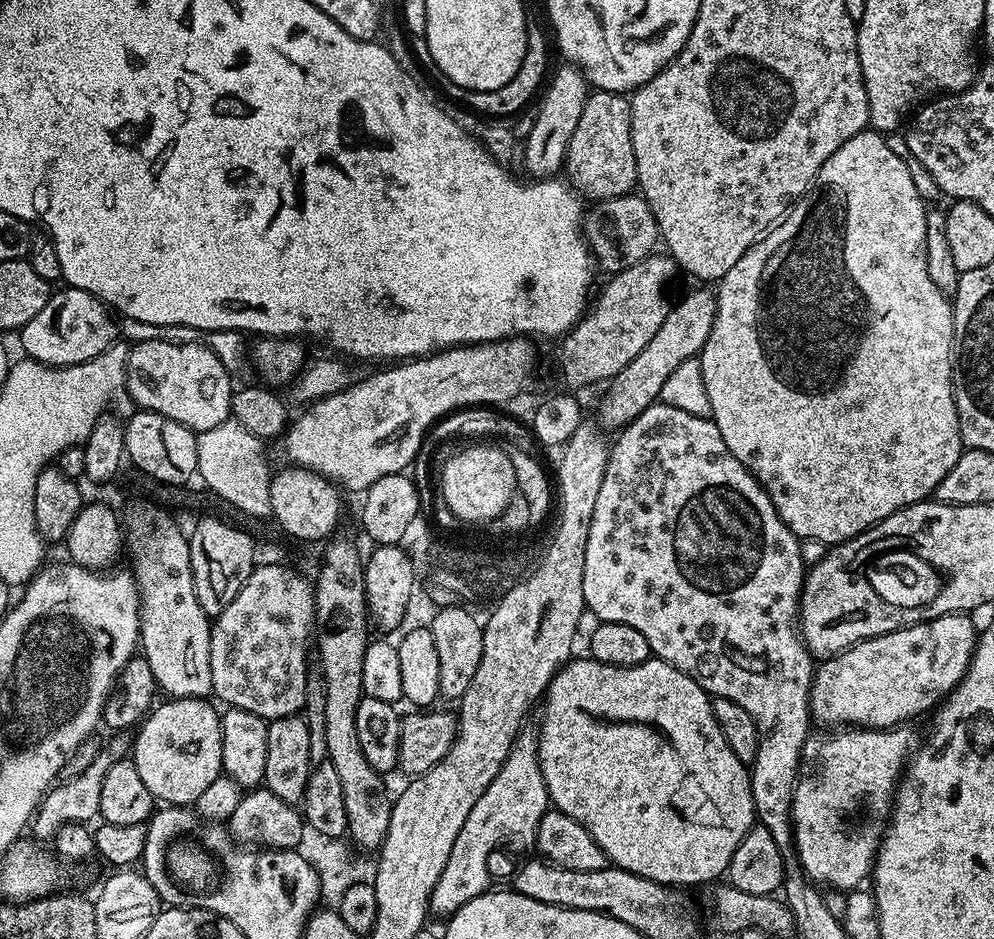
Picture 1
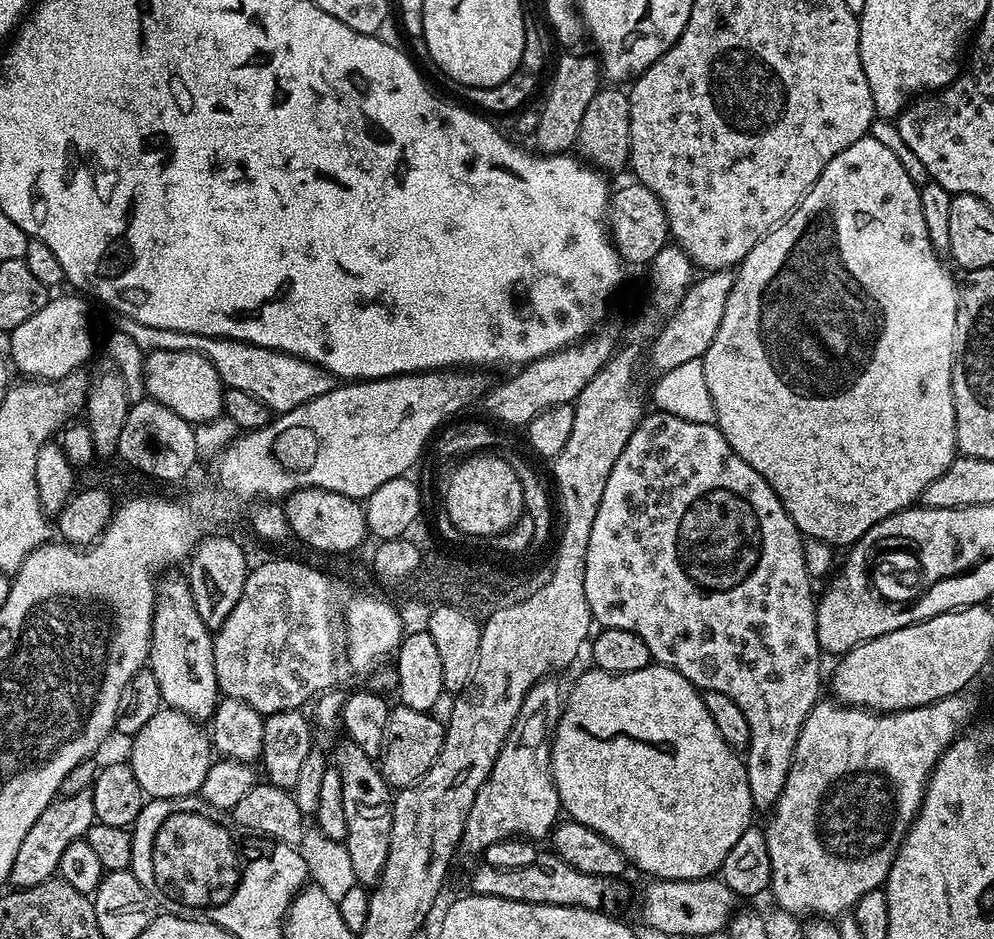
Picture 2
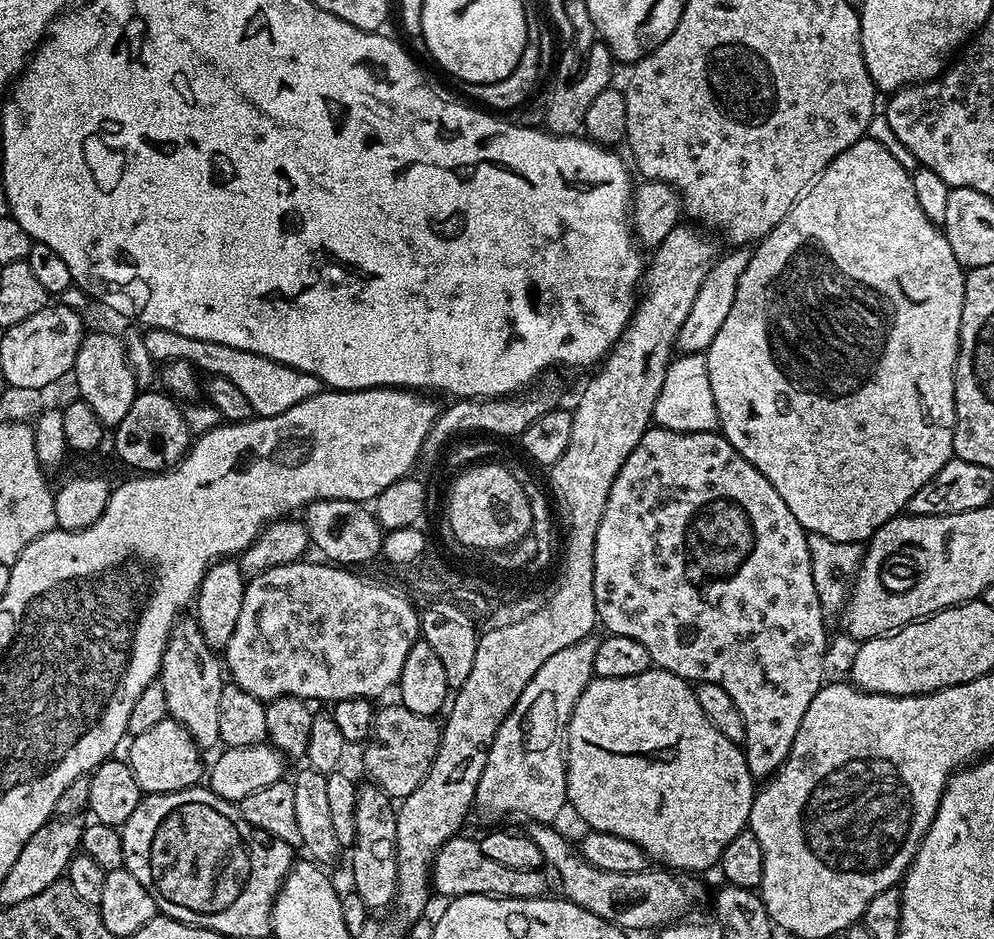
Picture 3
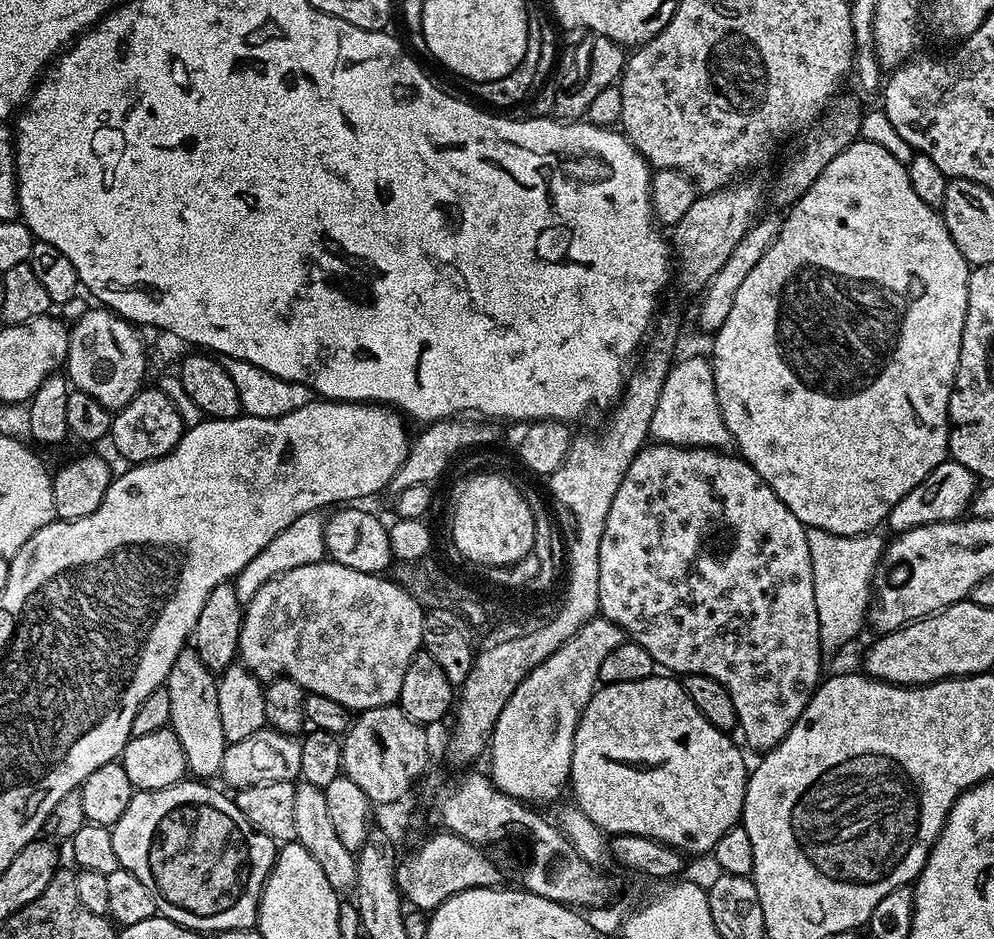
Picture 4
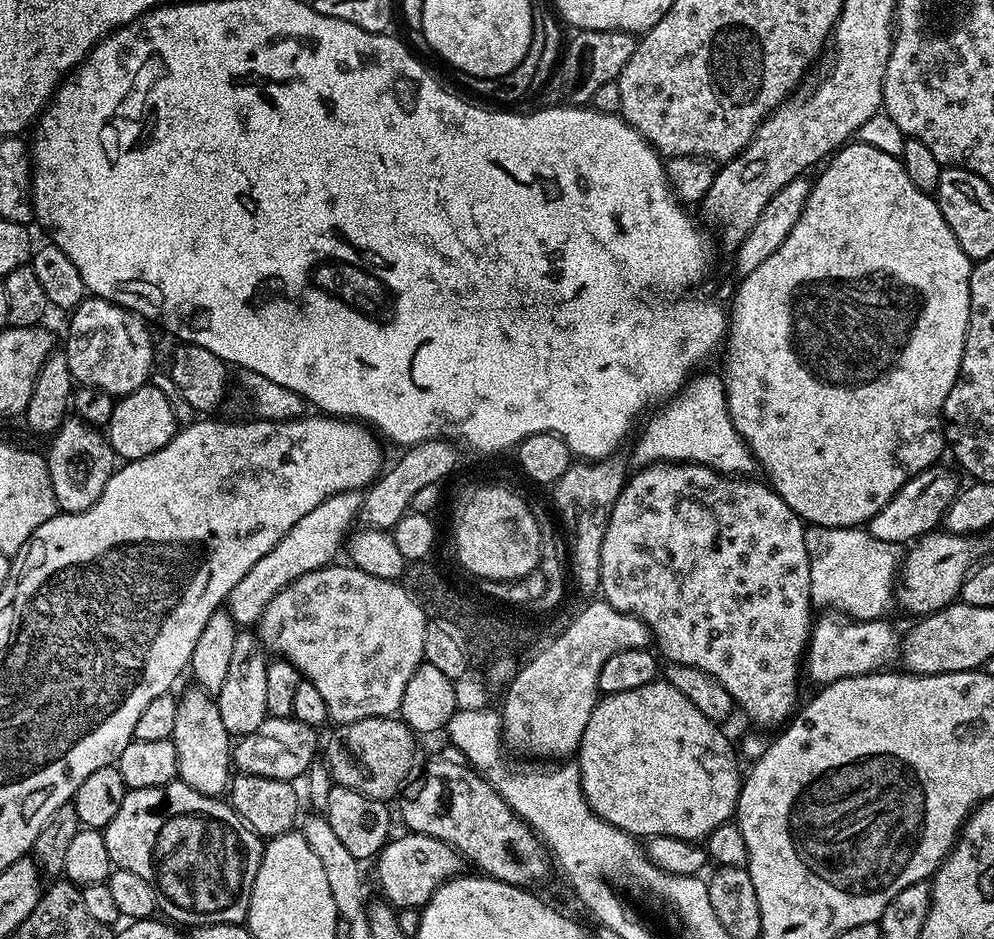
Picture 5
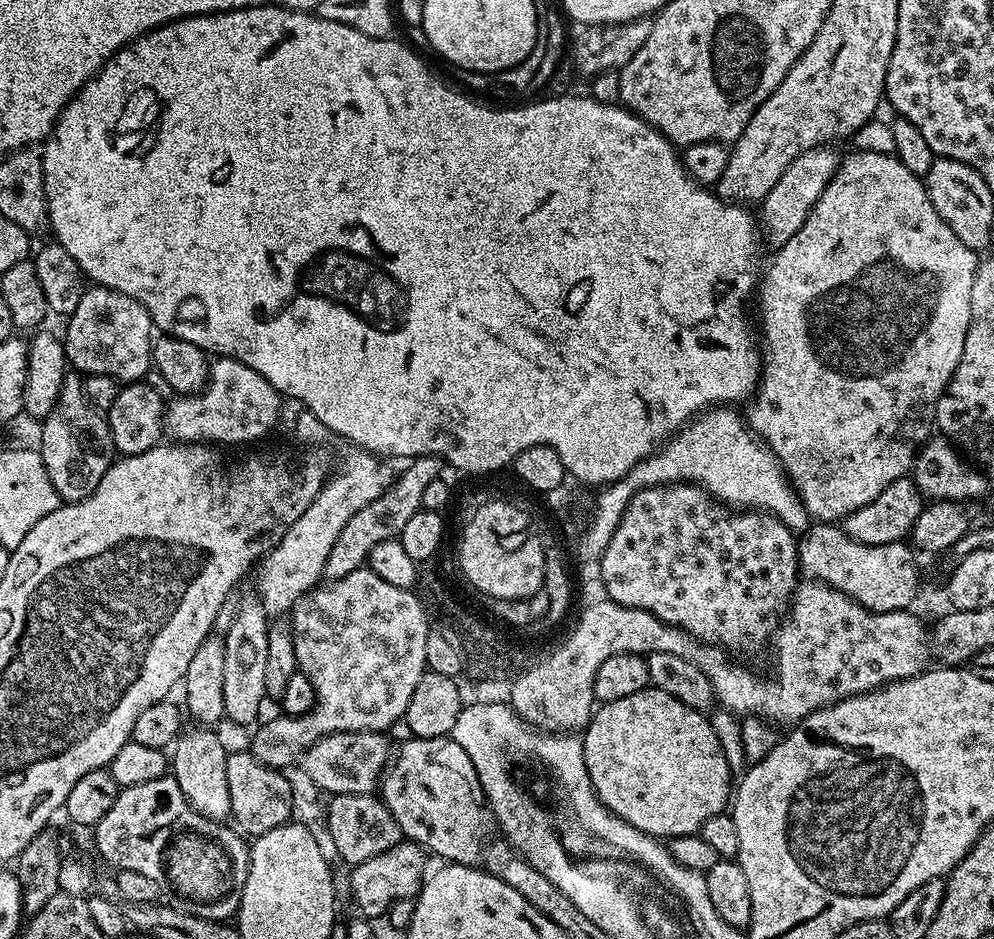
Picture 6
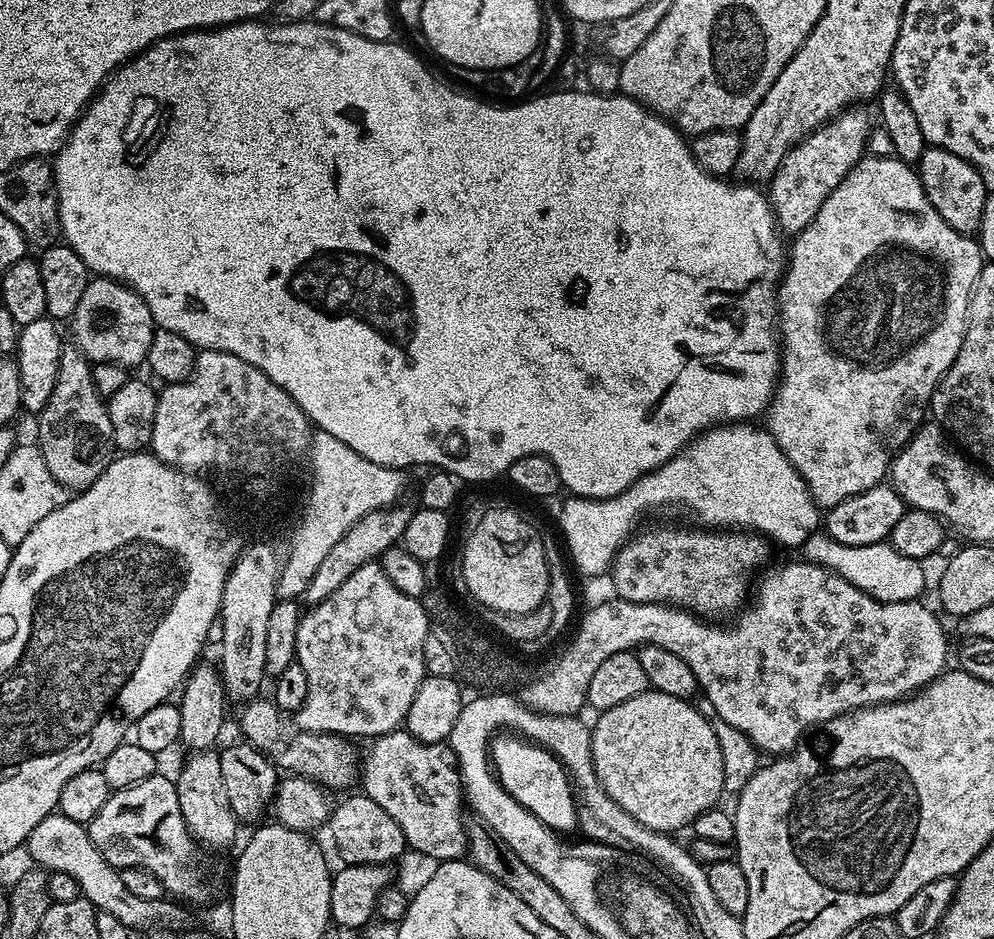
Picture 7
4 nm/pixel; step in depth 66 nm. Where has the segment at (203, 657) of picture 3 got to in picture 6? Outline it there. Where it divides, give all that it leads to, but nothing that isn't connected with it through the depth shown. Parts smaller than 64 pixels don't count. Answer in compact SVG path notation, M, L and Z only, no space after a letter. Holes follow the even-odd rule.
M192 726L189 730L181 731L174 747L170 752L170 774L178 782L182 794L186 794L188 804L194 810L198 810L202 815L208 816L211 820L221 822L227 821L231 817L230 810L230 786L226 786L226 766L230 759L230 752L224 749L224 744L220 741L220 736L208 726Z

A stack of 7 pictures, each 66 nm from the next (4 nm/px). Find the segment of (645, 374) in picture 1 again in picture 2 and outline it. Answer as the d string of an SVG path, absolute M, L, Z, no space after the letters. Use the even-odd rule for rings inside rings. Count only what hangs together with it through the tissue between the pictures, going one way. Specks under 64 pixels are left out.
M705 271L701 278L693 279L686 290L678 310L660 325L655 340L650 345L652 352L653 373L669 372L674 366L682 366L682 362L699 360L710 350L710 342L714 342L714 334L718 334L718 326L722 326L722 314L726 311L726 298L730 298L730 290L736 281L731 271Z

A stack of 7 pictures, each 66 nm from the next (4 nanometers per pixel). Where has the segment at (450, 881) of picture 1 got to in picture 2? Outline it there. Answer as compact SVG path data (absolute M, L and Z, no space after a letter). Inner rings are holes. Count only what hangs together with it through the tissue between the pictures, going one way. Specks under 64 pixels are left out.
M552 678L538 681L526 694L510 734L494 762L494 770L486 778L470 814L466 818L463 851L484 852L504 840L508 832L516 836L529 836L540 840L549 835L562 816L558 790L552 777L552 737L560 714L564 710L566 696Z

